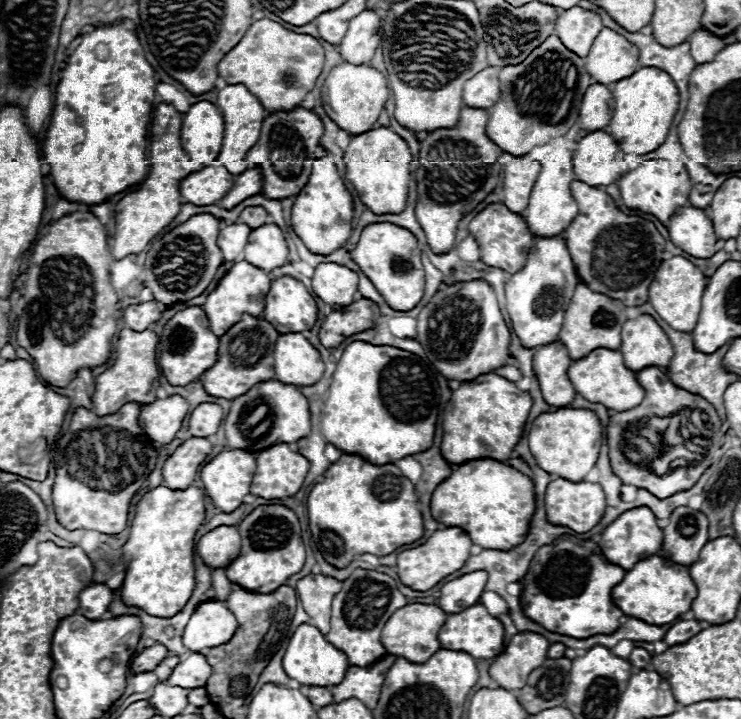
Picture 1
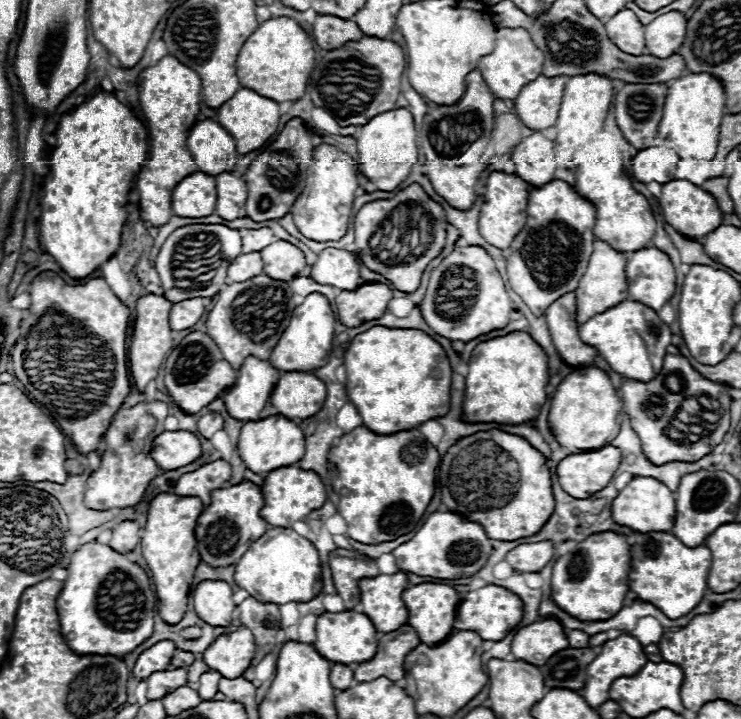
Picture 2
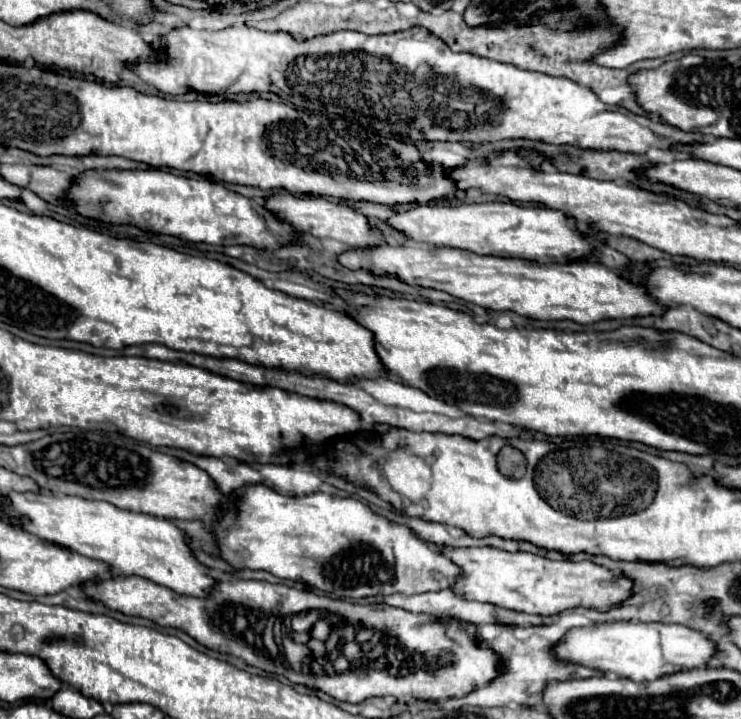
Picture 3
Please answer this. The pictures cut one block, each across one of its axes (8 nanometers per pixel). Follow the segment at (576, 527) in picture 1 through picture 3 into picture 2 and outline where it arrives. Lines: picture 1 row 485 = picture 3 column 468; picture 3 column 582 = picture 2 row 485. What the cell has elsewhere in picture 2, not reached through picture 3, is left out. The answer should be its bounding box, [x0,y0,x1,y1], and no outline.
[558,446,622,498]

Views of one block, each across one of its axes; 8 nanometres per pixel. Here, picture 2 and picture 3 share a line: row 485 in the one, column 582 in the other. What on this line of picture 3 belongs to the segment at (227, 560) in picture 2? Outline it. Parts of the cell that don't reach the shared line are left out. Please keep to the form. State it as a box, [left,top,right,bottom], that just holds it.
[386,202,596,264]

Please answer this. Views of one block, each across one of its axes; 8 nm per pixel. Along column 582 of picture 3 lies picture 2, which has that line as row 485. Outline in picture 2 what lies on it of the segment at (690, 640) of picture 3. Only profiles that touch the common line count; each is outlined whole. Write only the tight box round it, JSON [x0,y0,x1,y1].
[612,476,676,530]

